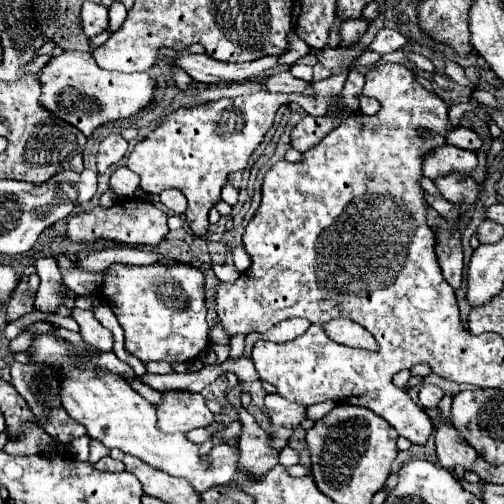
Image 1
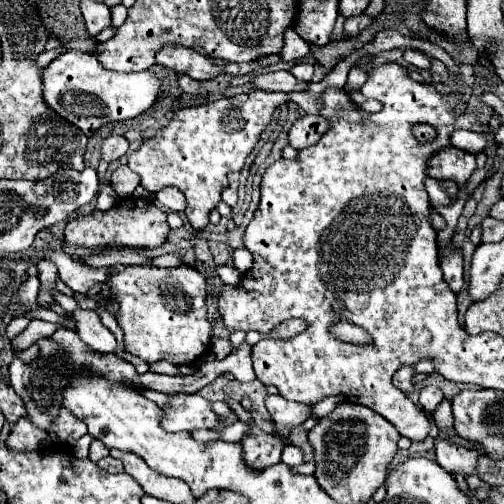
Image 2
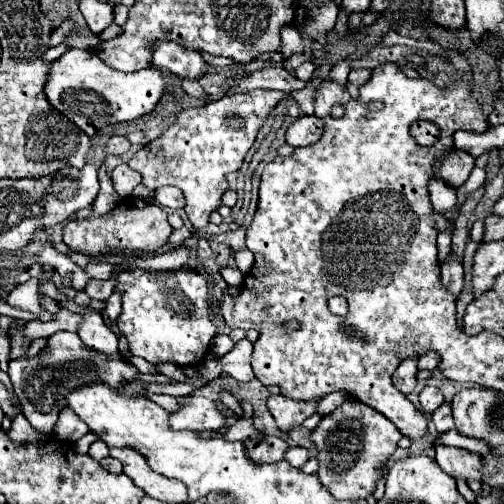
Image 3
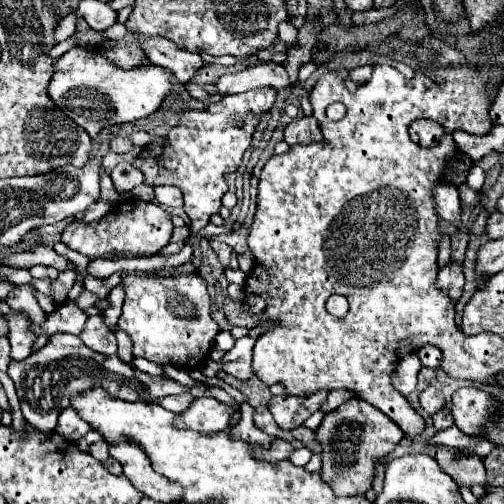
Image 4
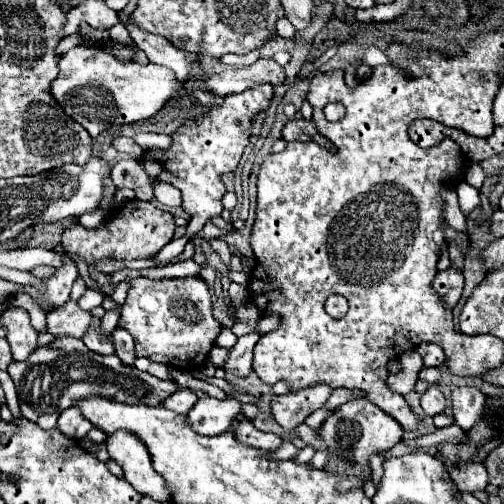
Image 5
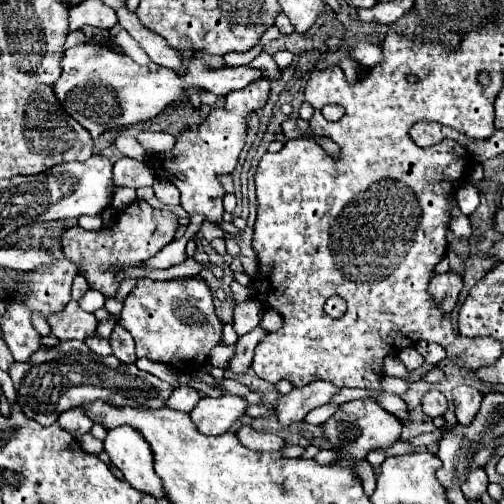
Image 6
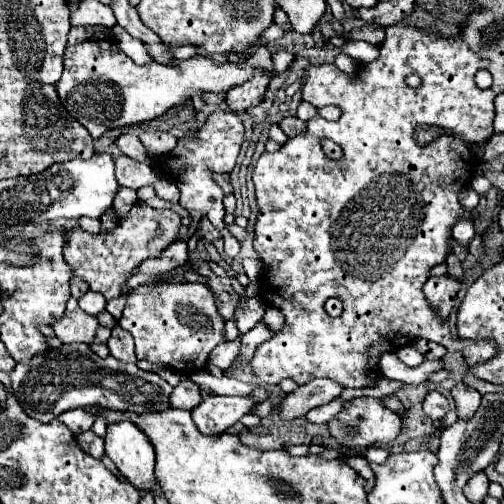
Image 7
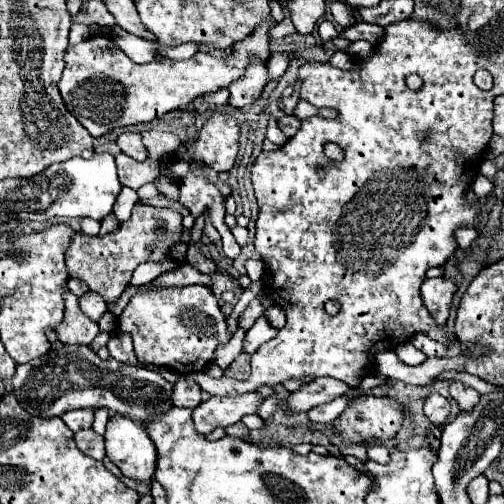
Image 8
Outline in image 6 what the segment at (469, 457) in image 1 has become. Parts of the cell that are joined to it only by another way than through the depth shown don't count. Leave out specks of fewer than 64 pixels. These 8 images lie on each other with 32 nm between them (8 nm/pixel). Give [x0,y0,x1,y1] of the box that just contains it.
[462,468,488,500]

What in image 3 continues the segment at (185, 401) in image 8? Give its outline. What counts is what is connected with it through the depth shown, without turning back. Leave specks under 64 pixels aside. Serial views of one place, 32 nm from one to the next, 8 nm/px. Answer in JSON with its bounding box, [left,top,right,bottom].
[150,396,184,412]

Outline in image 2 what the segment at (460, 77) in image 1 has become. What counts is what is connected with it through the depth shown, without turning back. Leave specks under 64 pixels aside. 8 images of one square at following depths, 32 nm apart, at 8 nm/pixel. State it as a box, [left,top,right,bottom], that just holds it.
[128,28,459,230]

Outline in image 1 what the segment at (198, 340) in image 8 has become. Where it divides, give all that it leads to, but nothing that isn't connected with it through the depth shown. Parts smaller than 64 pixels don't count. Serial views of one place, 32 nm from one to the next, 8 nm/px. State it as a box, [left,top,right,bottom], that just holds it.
[102,264,210,362]

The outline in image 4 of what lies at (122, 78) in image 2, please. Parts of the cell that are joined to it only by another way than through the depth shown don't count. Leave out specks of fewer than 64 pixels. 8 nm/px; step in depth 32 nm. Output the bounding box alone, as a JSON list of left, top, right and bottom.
[48,46,172,138]

